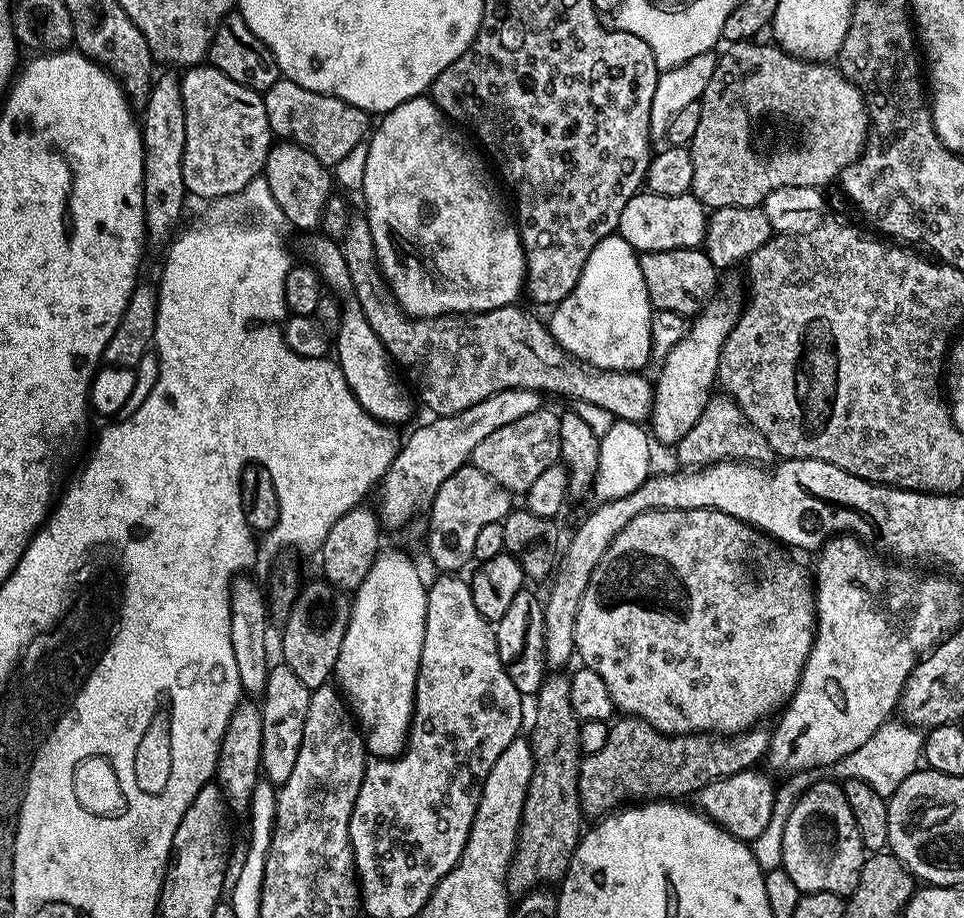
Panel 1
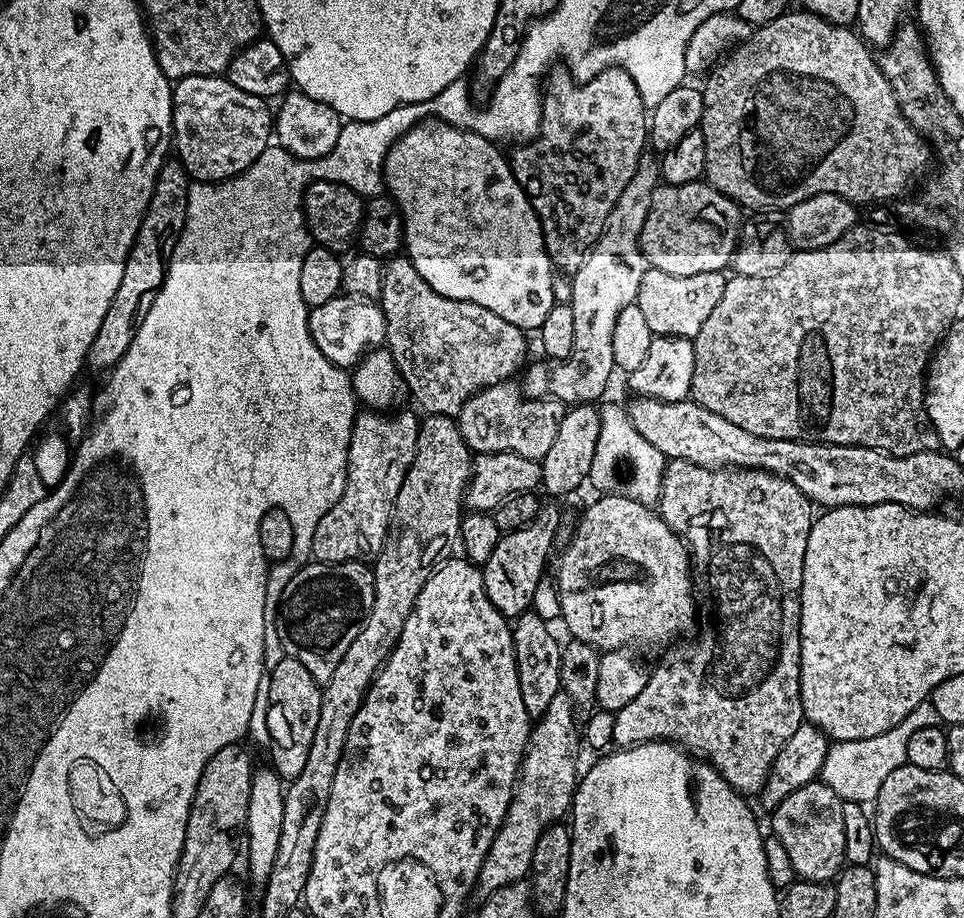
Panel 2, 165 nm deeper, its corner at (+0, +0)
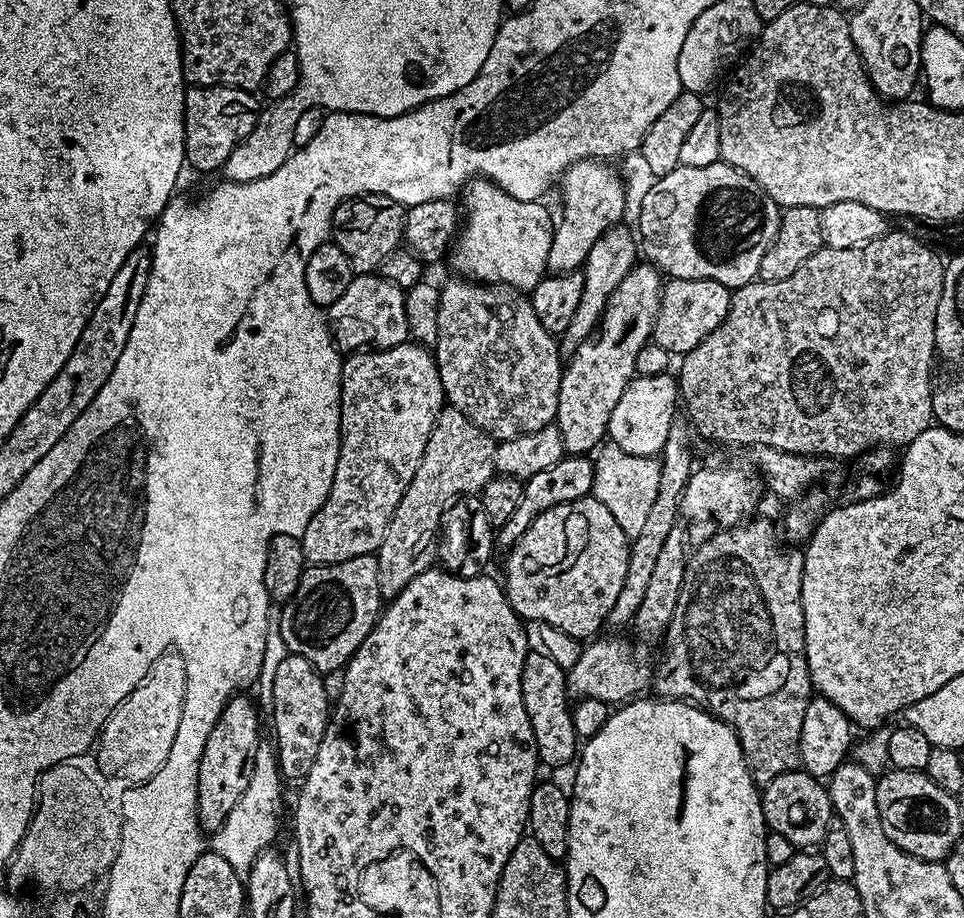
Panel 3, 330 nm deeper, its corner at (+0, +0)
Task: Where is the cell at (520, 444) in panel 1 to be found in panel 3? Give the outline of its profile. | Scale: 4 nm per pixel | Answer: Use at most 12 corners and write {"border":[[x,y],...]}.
{"border":[[440,288],[445,401],[497,442],[558,410],[562,348],[531,299]]}

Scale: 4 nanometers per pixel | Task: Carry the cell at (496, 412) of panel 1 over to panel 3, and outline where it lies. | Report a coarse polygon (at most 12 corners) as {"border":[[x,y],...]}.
{"border":[[611,227],[582,267],[582,299],[562,335],[565,353],[596,331],[637,263],[637,237]]}

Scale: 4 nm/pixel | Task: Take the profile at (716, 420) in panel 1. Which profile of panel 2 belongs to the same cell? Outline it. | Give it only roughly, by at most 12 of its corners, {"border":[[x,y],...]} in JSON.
{"border":[[668,460],[704,624],[615,712],[759,797],[805,723],[814,505]]}

